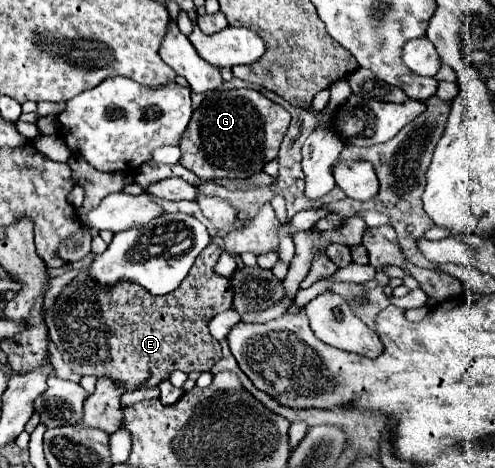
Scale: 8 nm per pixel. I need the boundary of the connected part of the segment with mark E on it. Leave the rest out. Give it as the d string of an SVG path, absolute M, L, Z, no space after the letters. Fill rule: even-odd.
M209 244L201 252L201 256L197 256L189 276L181 282L181 288L177 288L177 292L169 296L157 298L149 296L149 292L145 292L139 284L125 282L113 288L101 288L85 272L63 290L63 294L55 300L55 306L47 312L45 322L49 328L49 338L55 342L55 346L63 354L65 364L73 372L77 372L79 376L107 376L113 378L117 384L125 386L127 390L157 386L161 380L169 378L171 370L183 370L187 374L193 370L211 370L211 366L221 358L221 344L209 334L207 324L215 314L223 310L221 306L231 306L233 300L229 280L213 272L219 254L219 248Z

